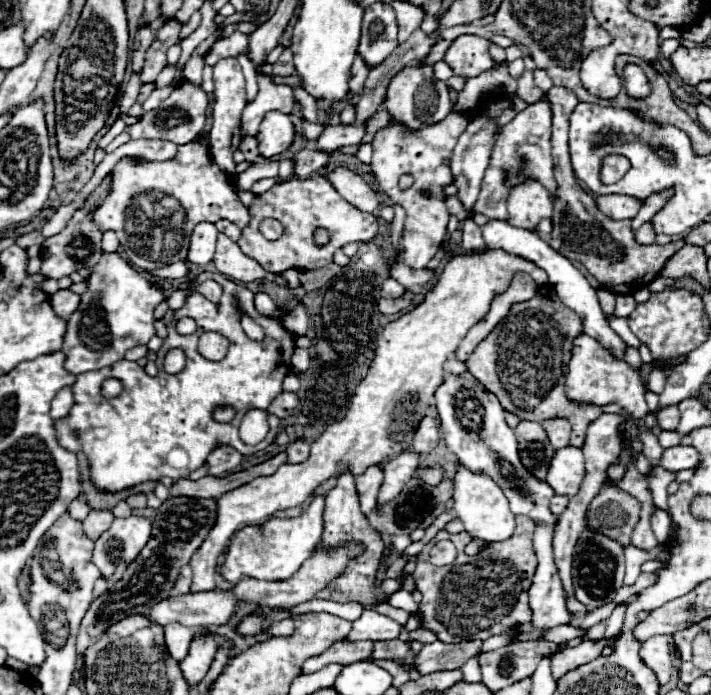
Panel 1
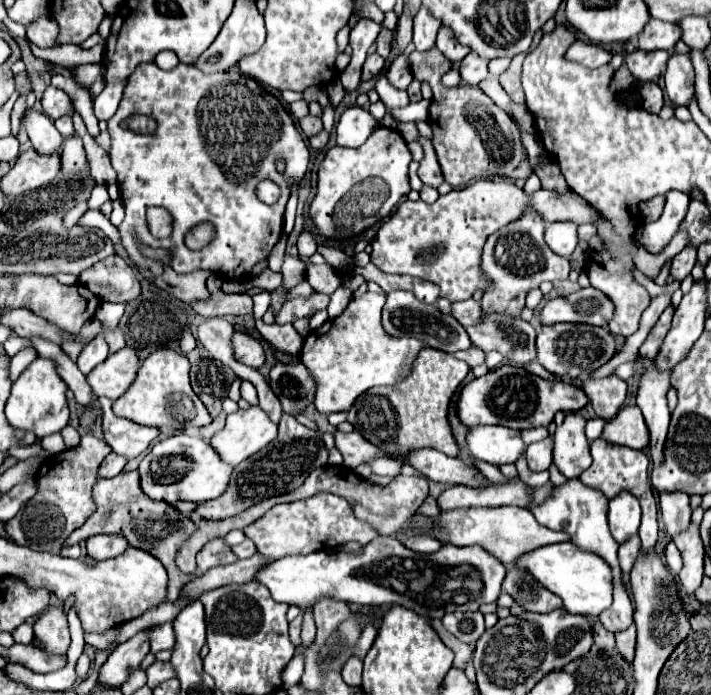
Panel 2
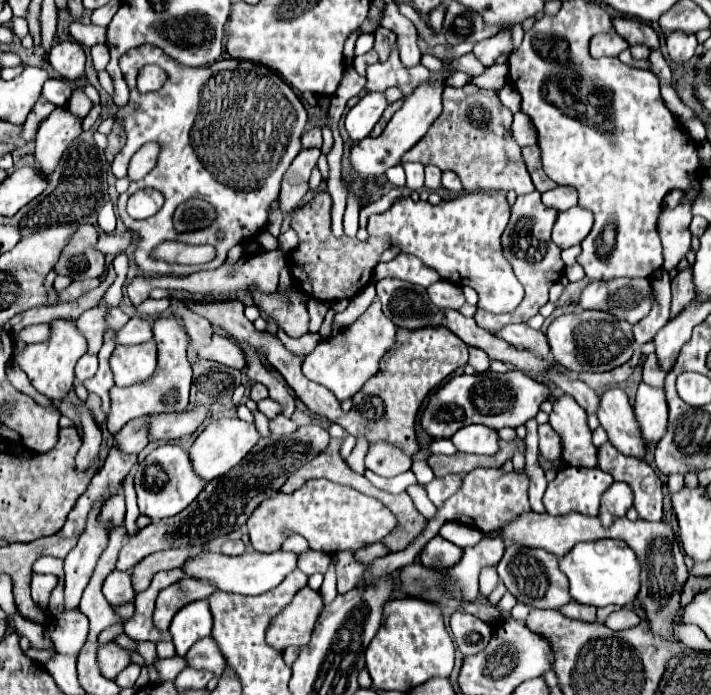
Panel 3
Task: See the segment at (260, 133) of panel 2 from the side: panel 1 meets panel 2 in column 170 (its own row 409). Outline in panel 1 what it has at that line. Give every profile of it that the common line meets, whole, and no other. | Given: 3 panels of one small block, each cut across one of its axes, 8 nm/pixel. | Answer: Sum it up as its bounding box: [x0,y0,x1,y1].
[56,272,296,492]

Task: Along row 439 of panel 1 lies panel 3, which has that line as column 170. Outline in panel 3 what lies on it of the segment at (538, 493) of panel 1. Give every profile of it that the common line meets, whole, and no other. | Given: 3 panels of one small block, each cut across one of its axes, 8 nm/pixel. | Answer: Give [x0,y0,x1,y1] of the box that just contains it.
[134,444,206,520]

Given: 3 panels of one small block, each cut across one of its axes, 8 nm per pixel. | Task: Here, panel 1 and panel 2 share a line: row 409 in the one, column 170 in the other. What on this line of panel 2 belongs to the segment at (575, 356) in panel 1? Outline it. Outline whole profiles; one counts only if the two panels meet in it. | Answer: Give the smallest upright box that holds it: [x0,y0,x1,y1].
[148,622,176,654]

